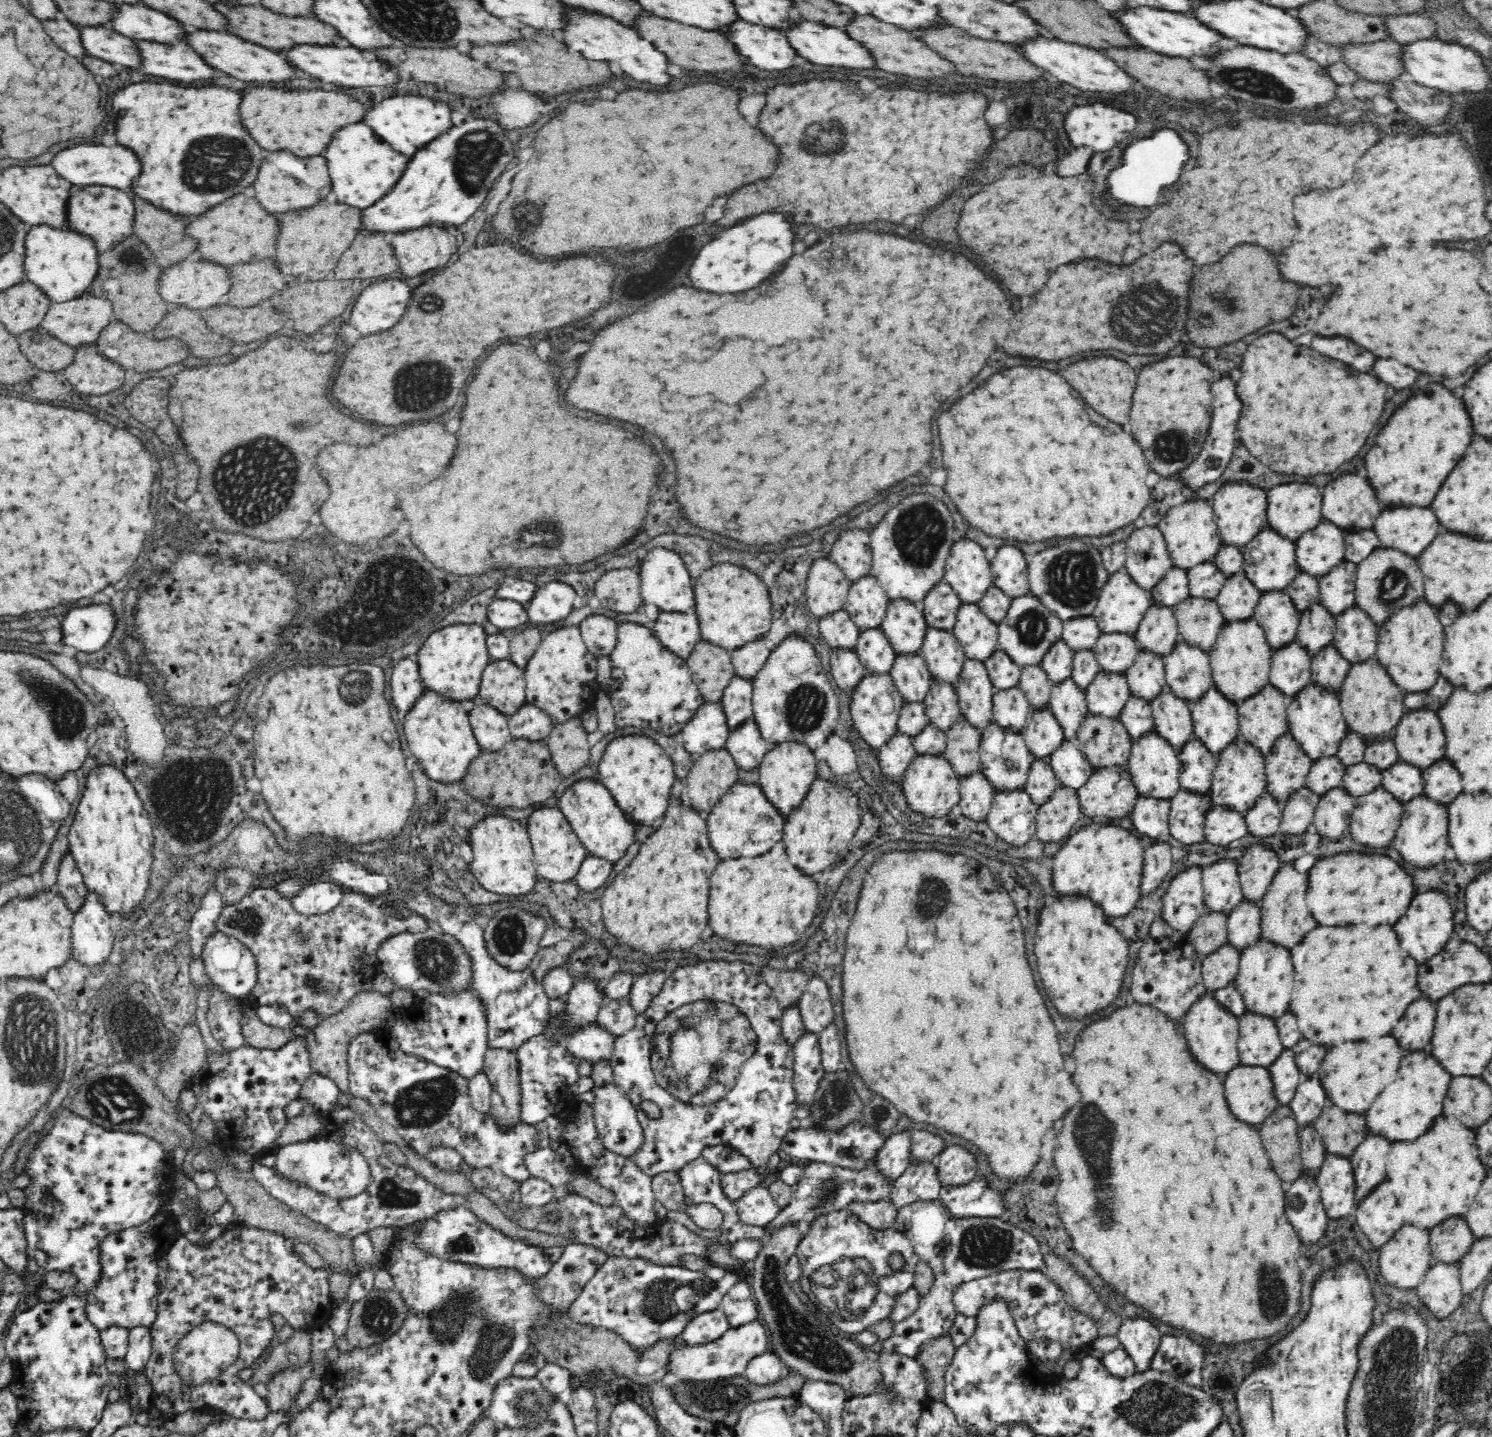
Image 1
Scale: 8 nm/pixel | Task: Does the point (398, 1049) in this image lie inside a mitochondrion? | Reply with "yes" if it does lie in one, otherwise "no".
no

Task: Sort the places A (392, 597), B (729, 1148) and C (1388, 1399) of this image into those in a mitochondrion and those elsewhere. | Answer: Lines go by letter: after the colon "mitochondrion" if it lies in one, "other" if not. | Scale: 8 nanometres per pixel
A: mitochondrion
B: other
C: mitochondrion

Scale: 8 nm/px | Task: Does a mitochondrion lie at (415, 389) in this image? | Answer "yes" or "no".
yes

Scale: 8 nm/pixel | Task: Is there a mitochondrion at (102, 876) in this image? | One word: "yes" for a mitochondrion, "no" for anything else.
no

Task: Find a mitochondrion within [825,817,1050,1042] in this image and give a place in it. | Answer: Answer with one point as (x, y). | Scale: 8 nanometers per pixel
(933, 895)

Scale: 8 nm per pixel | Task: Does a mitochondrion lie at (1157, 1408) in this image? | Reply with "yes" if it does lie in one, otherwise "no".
yes

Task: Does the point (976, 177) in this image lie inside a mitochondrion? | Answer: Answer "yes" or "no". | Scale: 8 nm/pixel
no

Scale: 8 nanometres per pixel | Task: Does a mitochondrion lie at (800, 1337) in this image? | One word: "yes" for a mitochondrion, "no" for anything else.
yes

